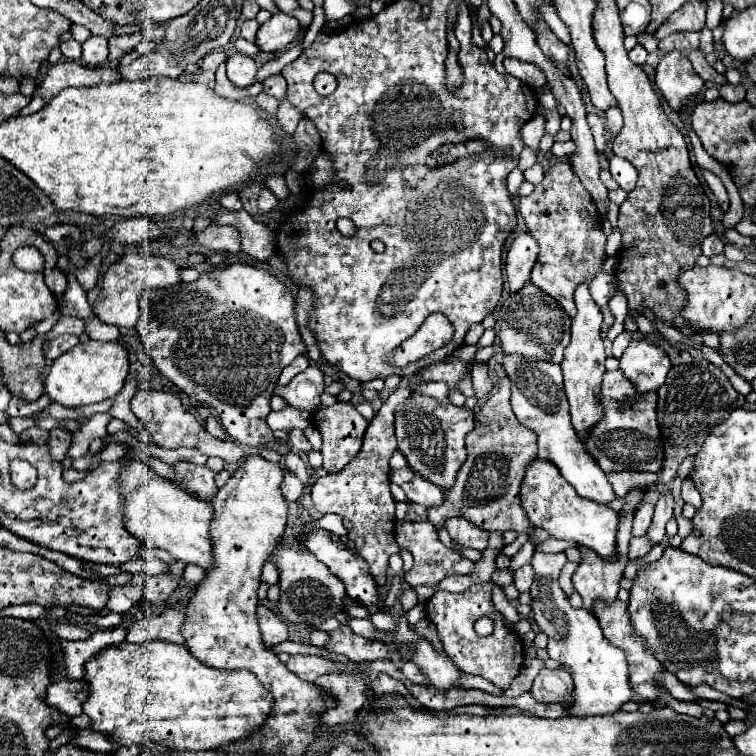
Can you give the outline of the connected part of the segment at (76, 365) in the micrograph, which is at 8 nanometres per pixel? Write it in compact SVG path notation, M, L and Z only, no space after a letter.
M89 340L87 344L77 344L73 350L53 360L45 376L45 394L61 406L81 408L107 398L115 398L123 388L127 372L129 372L129 352L121 342Z

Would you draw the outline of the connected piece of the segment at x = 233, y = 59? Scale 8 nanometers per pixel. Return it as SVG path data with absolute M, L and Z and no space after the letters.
M233 54L227 58L227 78L237 88L249 88L255 82L257 64L245 54Z

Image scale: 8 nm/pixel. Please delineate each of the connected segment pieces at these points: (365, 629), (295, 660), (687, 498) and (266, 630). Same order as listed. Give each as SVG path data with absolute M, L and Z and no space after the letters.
M367 618L365 620L349 620L349 628L367 640L383 640L385 638L385 632L377 630Z
M291 656L289 662L287 662L287 668L295 676L299 676L307 682L315 682L323 674L333 674L333 672L339 674L337 662L325 660L321 656Z
M686 479L682 482L681 497L686 503L693 504L696 510L702 505L702 499L699 491L694 487L694 483L691 479Z
M257 606L257 620L259 620L263 644L267 648L273 648L275 644L281 644L289 638L287 624L273 610L269 610L265 606Z

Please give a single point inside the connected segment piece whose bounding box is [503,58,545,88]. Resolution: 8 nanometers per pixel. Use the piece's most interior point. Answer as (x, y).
(531, 75)

